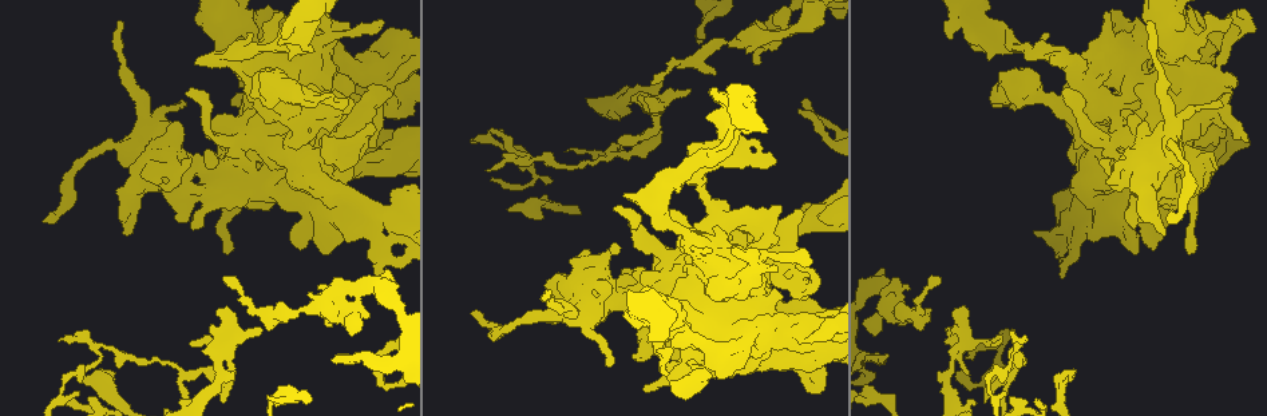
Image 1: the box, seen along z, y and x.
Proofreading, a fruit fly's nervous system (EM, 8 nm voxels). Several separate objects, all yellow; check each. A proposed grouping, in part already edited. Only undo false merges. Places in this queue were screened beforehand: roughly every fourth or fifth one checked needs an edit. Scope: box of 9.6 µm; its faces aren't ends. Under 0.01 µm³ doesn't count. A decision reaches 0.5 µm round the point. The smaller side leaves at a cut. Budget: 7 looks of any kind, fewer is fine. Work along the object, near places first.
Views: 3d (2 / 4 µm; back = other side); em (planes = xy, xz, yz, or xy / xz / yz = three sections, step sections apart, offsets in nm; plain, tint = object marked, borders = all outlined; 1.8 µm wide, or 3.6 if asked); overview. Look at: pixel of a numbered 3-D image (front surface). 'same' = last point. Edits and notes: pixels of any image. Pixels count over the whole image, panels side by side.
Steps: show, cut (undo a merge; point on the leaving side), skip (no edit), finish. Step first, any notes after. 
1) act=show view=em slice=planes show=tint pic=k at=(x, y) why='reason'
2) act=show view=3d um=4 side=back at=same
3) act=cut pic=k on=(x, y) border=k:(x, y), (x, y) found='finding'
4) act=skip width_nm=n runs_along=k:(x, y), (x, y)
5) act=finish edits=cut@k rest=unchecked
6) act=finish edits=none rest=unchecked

act=show view=3d um=2 pic=1 at=(965, 13) why='touches itself'

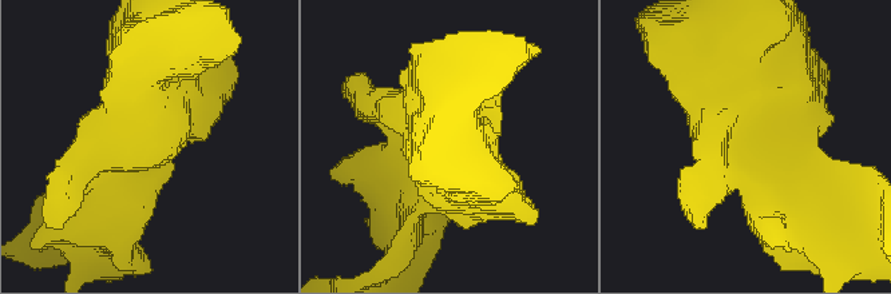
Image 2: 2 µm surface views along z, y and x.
act=show view=em slice=planes show=tint pic=2 at=(153, 144) arms=4

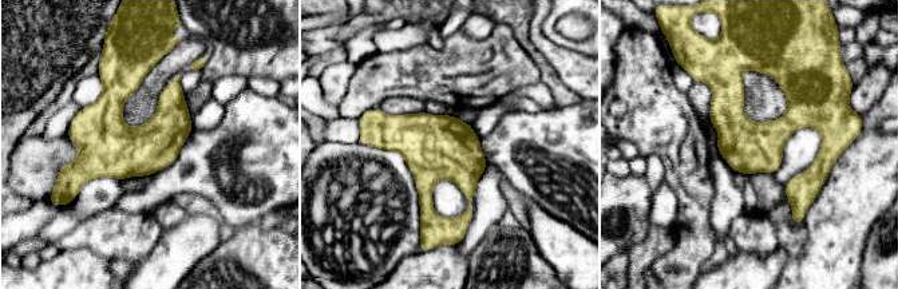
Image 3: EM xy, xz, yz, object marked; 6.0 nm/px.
act=skip width_nm=300 runs_along=3:(743, 67), (776, 74), (826, 131), (795, 213) found='all the same neuron'

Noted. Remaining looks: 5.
act=show view=3d um=4 pic=1 at=(702, 28) why='calibre changes'

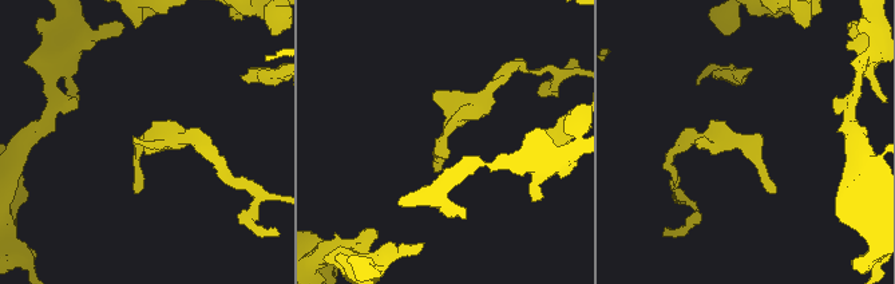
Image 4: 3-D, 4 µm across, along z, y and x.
act=show view=em um=3.6 slice=planes show=tint pic=4 at=(745, 144)

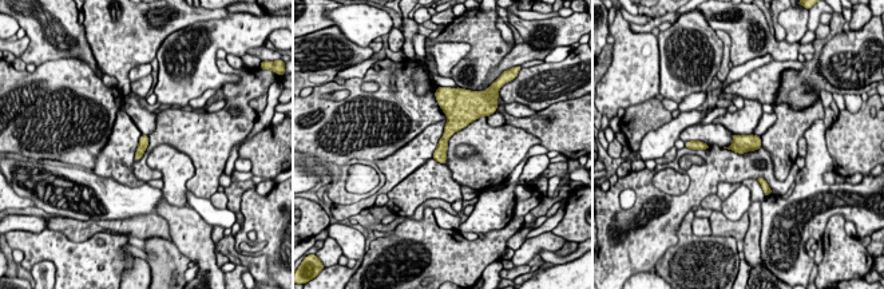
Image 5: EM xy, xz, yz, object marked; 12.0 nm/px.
act=skip found='one neuron here'

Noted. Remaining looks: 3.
act=show view=em slice=xz step=8 show=borders pic=1 at=(525, 155) why='abrupt turn'

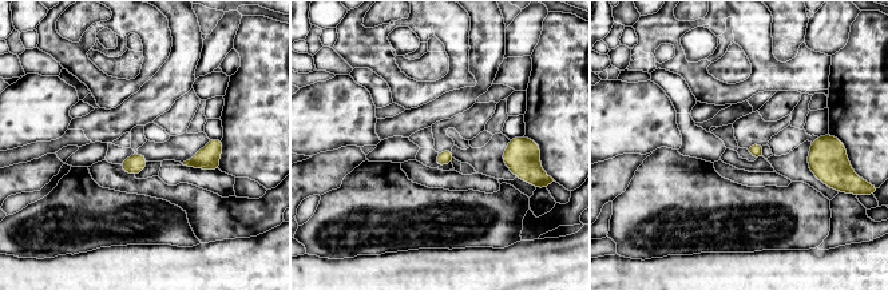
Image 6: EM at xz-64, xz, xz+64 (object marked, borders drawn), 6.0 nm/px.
act=show view=em slice=planes show=borders at=same why='cut it another way'

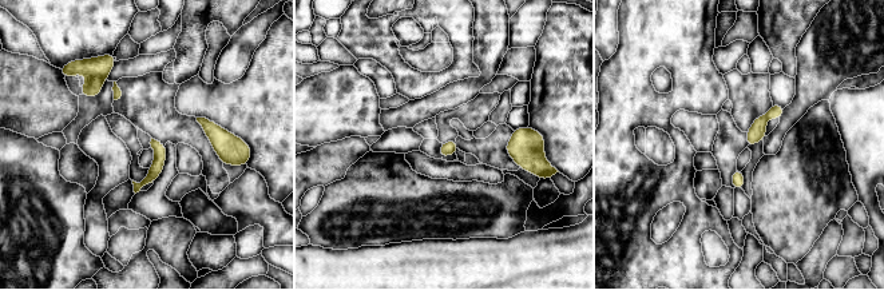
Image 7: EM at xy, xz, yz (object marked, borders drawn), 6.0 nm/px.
act=cut pic=7 on=(100, 66) border=7:(88, 76), (100, 76), (103, 79) found='two neurons meet here'

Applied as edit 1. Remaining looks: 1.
act=finish edits=cut@7 rest=unchecked

